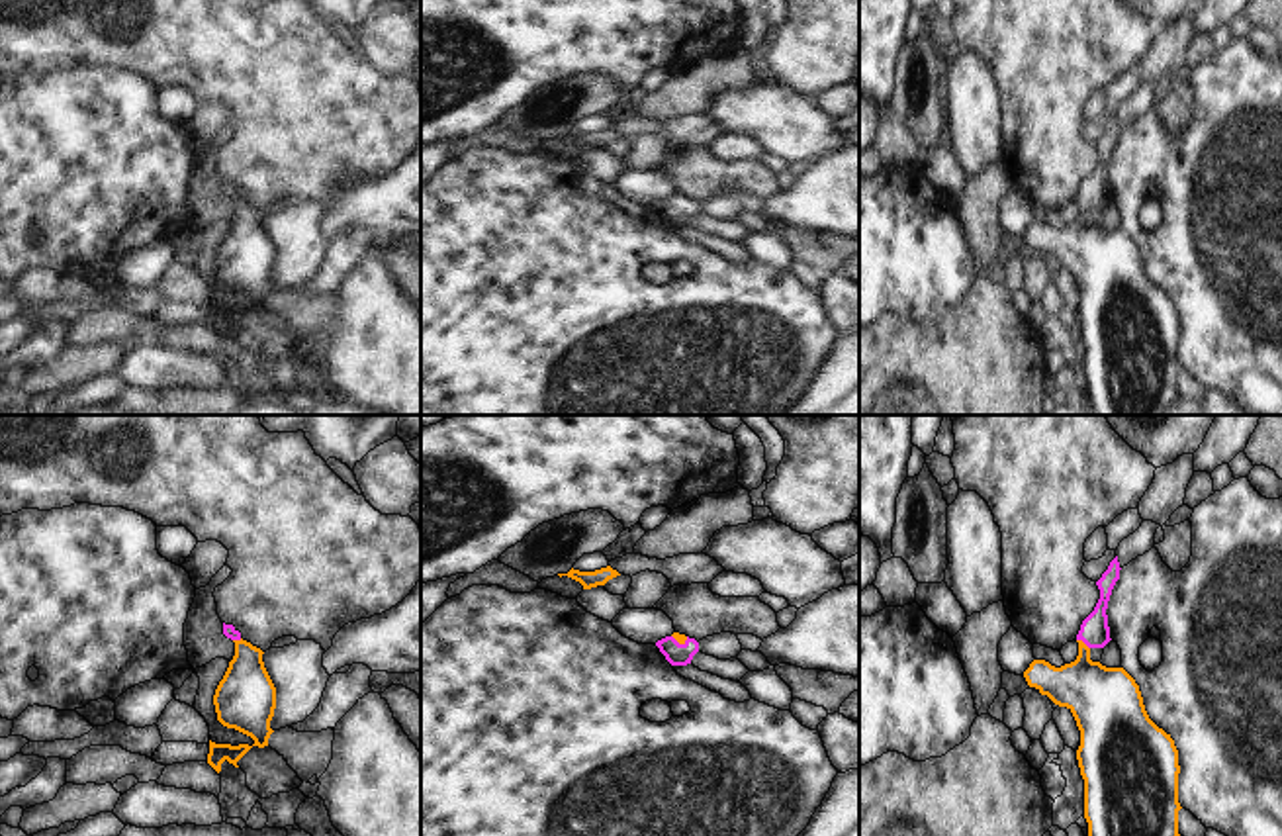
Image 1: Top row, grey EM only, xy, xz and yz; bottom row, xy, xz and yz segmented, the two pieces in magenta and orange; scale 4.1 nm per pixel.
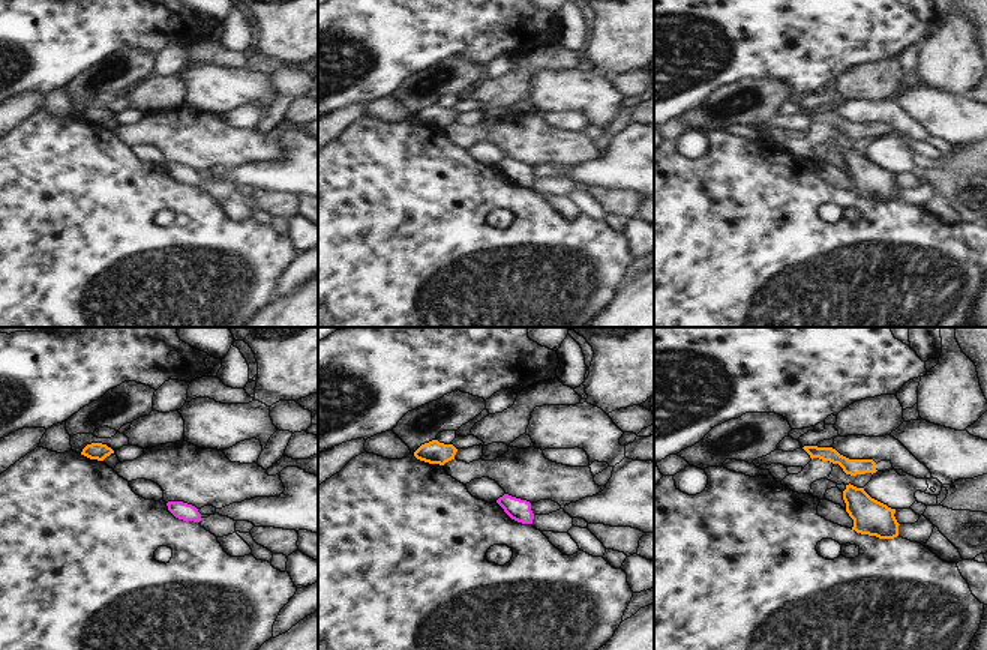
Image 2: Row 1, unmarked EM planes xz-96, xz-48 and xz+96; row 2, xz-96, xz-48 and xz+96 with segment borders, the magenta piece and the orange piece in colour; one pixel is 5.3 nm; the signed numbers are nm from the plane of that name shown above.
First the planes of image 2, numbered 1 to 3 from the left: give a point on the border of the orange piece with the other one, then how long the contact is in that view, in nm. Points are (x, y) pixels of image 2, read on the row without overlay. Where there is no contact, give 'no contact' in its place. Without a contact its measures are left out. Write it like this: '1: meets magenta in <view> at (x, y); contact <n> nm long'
1: no contact
2: no contact
3: no contact

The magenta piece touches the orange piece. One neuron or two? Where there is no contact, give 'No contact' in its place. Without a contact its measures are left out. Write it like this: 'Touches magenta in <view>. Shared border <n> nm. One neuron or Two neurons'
Touches magenta in yz. Shared border 70 nm. One neuron.

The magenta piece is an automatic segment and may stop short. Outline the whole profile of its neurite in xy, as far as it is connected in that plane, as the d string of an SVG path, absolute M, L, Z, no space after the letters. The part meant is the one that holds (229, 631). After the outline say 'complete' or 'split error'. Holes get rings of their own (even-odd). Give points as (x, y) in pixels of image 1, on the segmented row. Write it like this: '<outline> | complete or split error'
M223 623L223 634L235 642L235 656L213 695L217 720L264 748L274 732L270 720L276 709L276 687L262 662L264 652L243 640L233 625Z | split error

